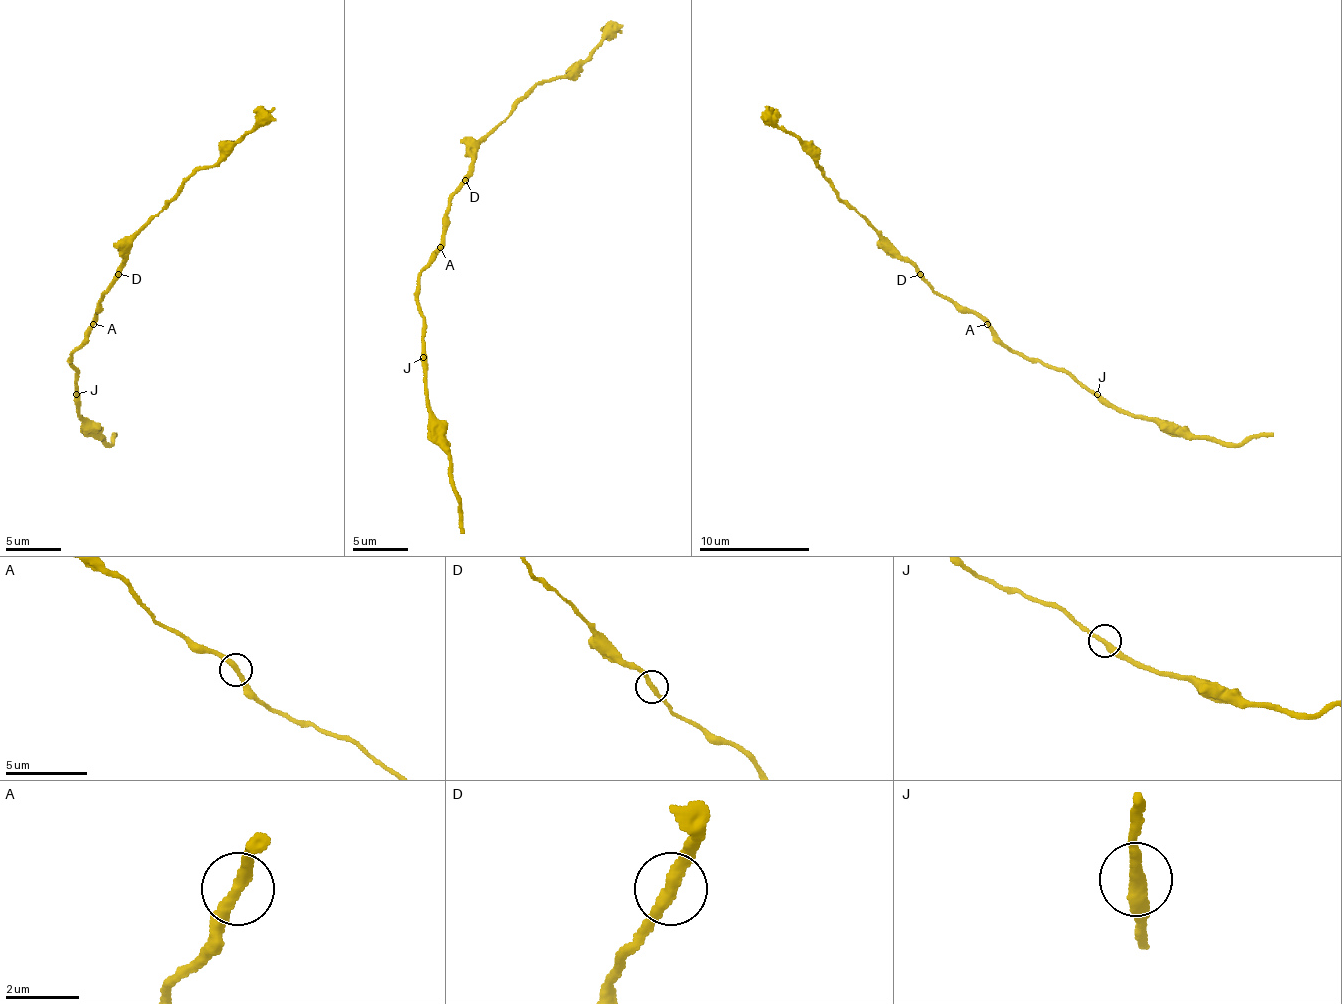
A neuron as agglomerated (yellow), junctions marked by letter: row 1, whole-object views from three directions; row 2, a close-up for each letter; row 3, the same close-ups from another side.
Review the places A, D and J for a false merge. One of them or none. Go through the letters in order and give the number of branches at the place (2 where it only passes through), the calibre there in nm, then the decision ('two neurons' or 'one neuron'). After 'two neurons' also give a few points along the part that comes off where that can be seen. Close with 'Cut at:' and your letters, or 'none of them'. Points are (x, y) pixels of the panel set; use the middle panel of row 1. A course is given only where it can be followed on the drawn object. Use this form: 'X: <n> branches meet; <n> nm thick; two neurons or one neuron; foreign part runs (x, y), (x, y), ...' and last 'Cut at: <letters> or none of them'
A: 2 branches meet; 320 nm thick; one neuron
D: 2 branches meet; 300 nm thick; one neuron
J: 2 branches meet; 360 nm thick; one neuron
Cut at: none of them

